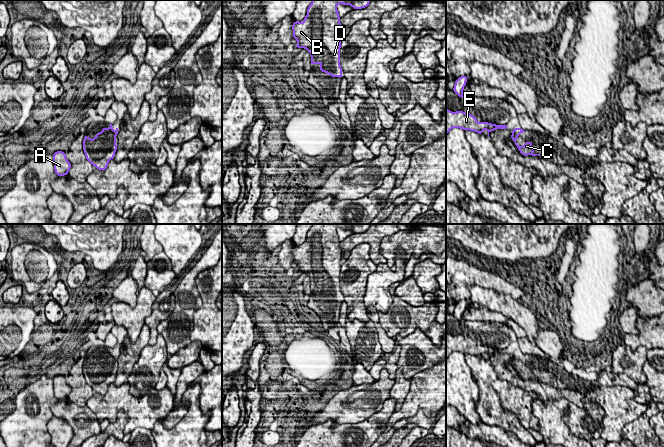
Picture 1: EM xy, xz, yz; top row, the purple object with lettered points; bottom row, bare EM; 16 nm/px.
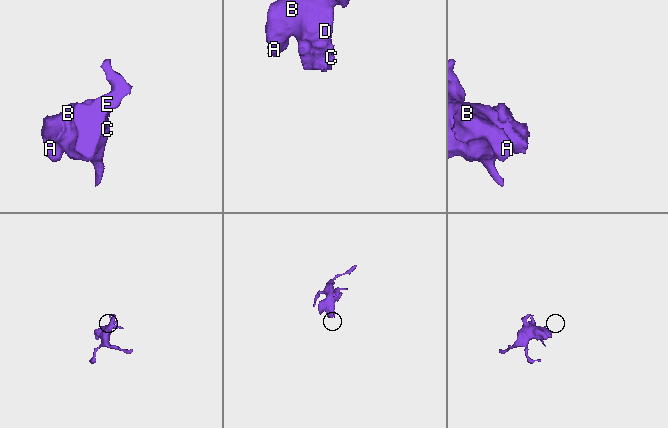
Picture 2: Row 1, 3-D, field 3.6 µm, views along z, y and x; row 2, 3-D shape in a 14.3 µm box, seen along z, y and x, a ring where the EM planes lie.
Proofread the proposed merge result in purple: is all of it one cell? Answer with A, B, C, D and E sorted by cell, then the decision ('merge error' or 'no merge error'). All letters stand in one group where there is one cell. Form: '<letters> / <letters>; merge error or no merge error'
A B C D E; no merge error

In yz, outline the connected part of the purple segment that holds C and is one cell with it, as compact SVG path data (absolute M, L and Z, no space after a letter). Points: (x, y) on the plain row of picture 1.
M514 352L513 354L511 354L513 356L513 358L511 359L511 363L514 365L514 368L517 370L518 374L520 375L520 377L523 380L528 380L528 379L532 379L532 380L540 380L540 378L534 378L534 372L532 371L532 366L526 366L522 371L520 371L517 367L516 367L516 363L518 362L519 358L522 358L523 356L525 356L522 352Z

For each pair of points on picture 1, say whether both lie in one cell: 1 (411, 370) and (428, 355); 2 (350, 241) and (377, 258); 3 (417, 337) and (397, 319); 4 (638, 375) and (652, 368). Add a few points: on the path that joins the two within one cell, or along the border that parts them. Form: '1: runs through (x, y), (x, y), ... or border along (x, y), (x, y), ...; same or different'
1: runs through (416, 366), (421, 366), (424, 360); same
2: runs through (359, 239), (368, 239), (374, 245), (374, 249); same
3: border along (416, 326), (433, 343); different
4: border along (646, 350), (643, 366), (645, 383); different

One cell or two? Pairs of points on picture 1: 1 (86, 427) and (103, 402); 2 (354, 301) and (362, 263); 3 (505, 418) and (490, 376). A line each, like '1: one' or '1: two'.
1: two
2: one
3: one

